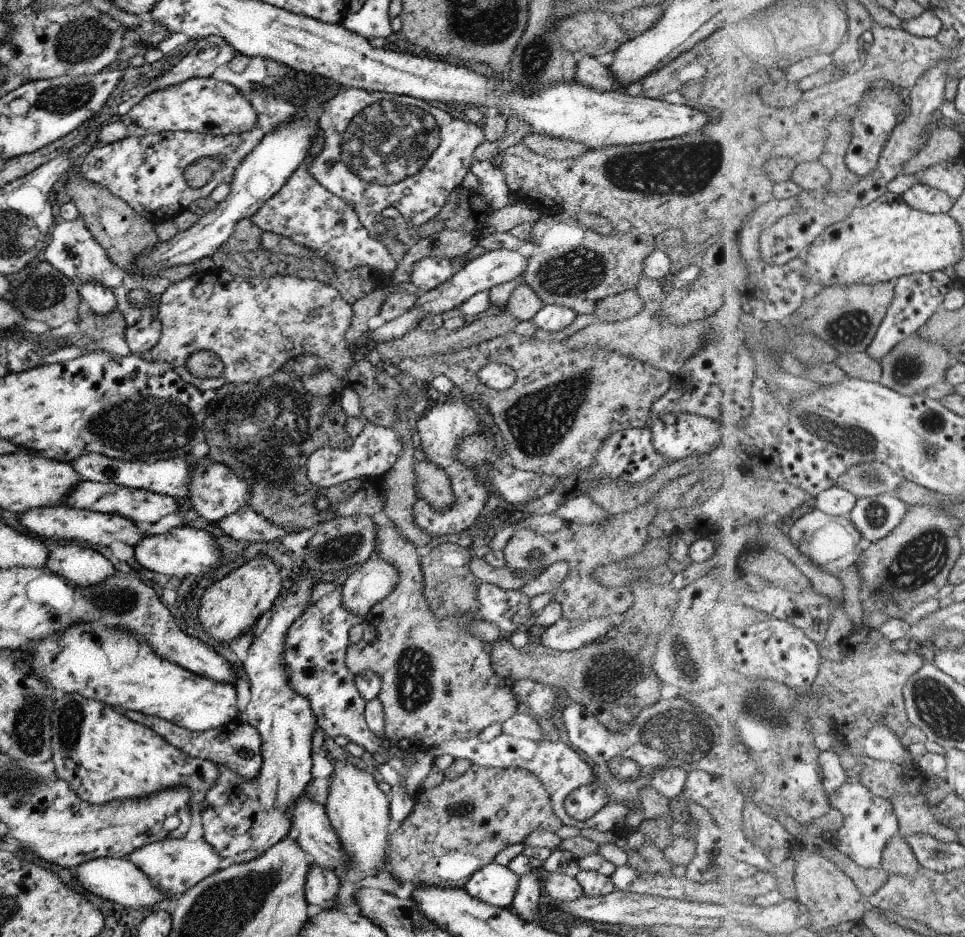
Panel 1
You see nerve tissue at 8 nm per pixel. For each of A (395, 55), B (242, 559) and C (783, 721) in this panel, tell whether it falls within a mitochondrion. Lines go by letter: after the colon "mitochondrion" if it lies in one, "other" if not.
A: other
B: other
C: mitochondrion

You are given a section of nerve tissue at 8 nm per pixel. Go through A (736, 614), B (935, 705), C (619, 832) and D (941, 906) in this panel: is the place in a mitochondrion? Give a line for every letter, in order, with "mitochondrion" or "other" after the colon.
A: other
B: mitochondrion
C: other
D: other

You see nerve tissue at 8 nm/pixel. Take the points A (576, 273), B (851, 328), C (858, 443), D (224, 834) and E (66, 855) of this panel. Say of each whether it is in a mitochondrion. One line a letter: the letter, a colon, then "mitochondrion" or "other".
A: mitochondrion
B: mitochondrion
C: mitochondrion
D: mitochondrion
E: other

